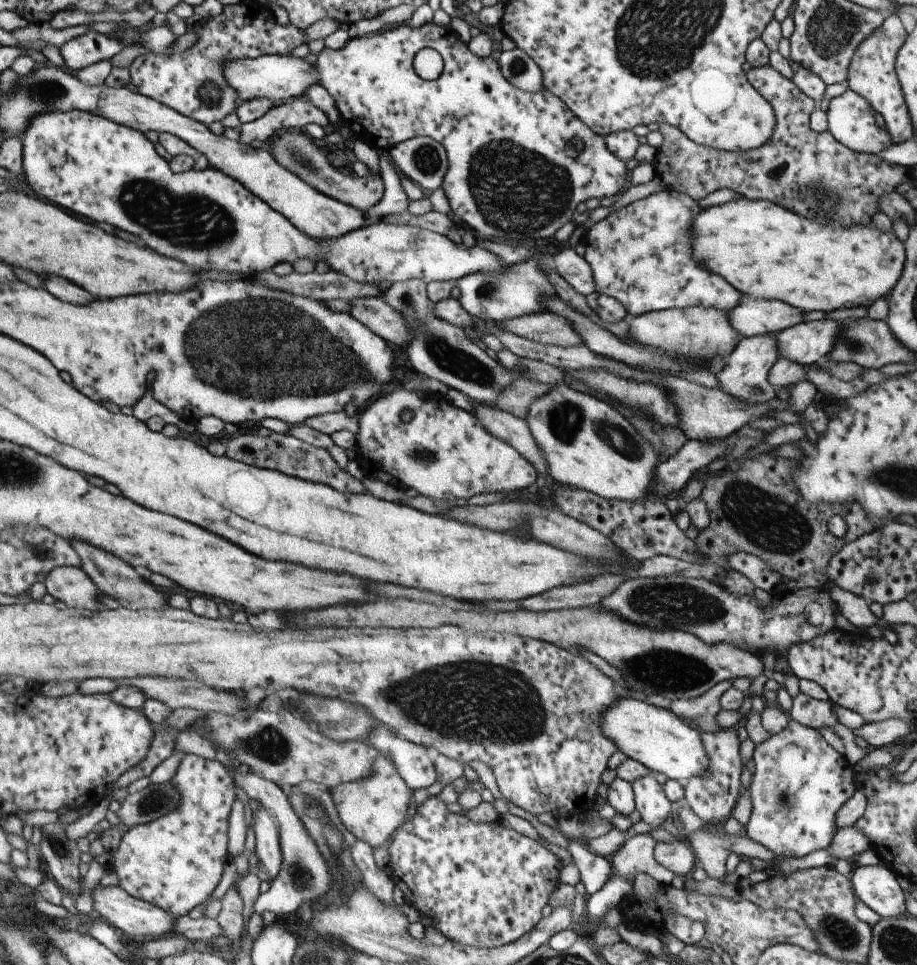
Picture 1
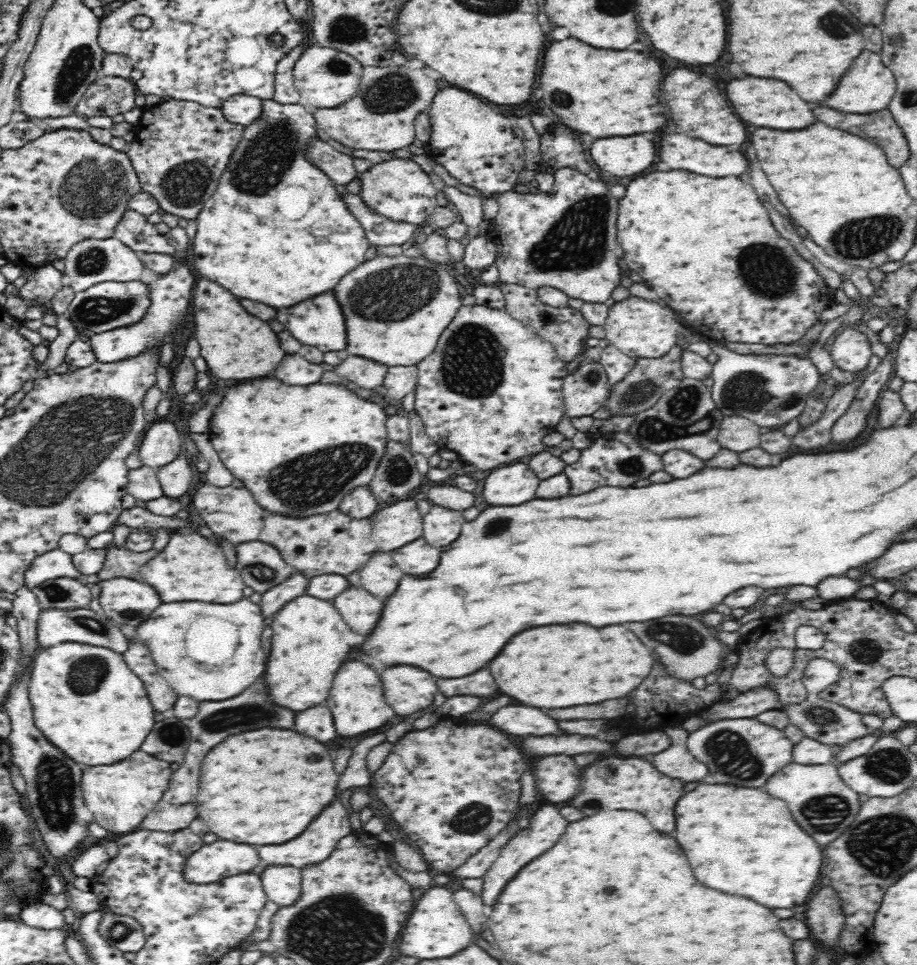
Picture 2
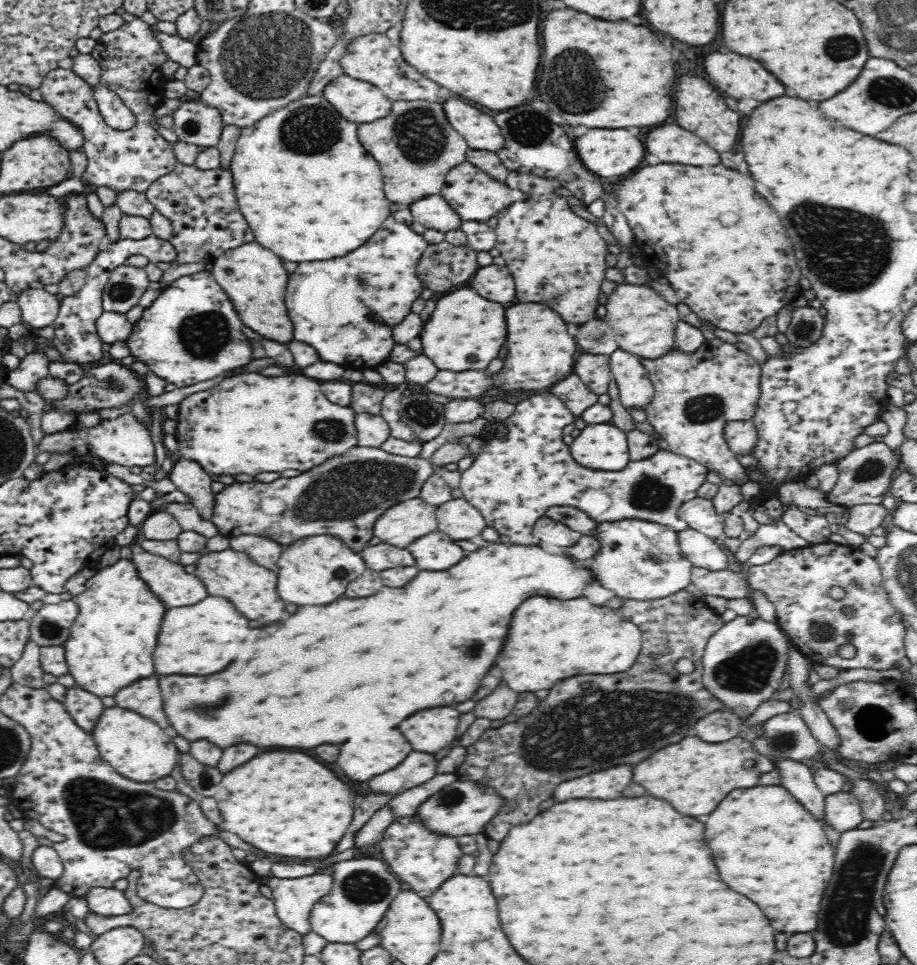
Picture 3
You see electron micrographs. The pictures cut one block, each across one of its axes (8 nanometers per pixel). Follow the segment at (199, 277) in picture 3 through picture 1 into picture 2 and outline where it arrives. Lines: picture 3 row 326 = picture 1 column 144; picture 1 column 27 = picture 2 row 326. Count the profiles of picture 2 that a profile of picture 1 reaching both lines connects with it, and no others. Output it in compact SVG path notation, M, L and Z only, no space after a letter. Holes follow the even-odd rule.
M176 264L168 274L160 274L157 280L146 284L150 285L150 308L140 322L98 334L94 333L90 336L88 343L94 351L96 360L106 363L121 361L142 354L146 349L152 347L156 347L160 352L164 338L169 334L176 335L179 333L180 321L186 308L191 304L193 288L198 278L186 265Z

